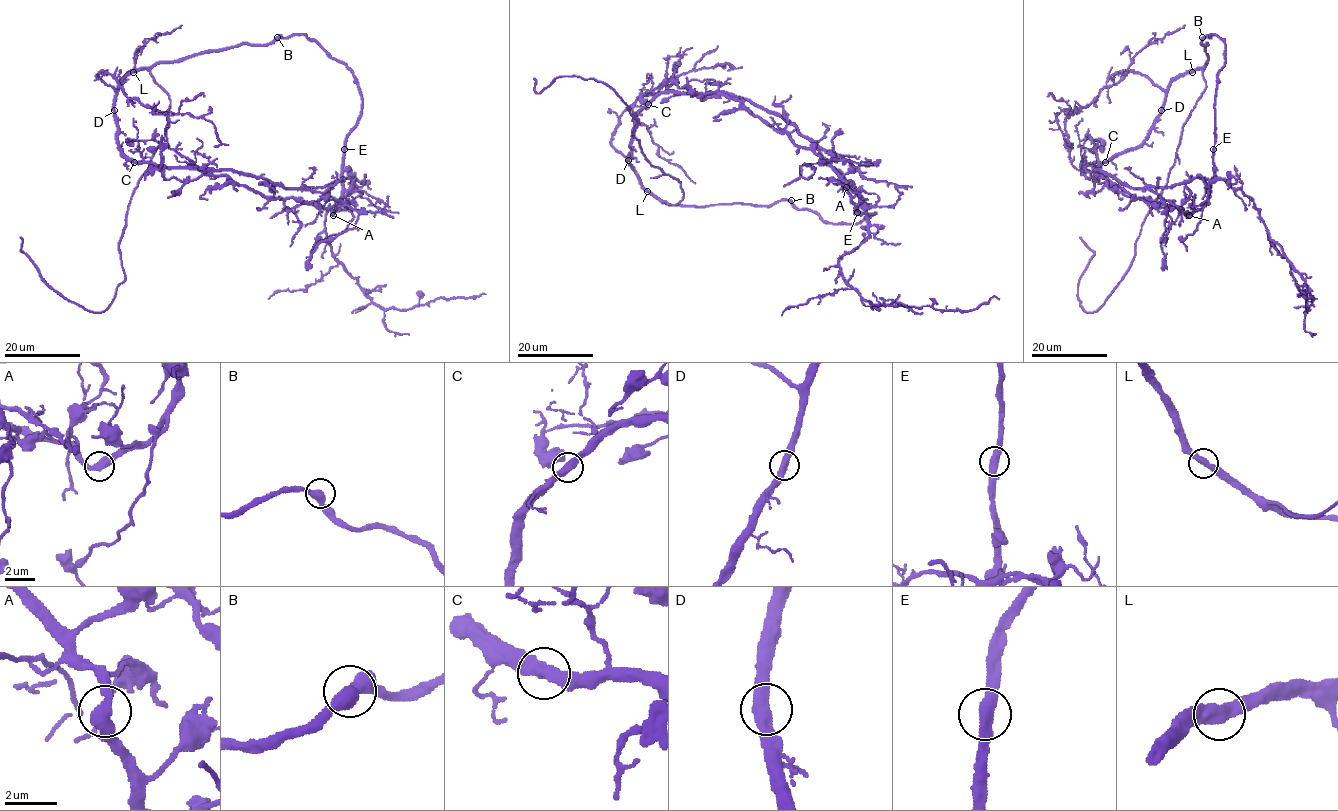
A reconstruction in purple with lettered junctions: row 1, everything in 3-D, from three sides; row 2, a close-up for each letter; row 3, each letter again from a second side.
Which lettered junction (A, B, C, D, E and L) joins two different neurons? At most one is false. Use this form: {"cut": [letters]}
{"cut": []}

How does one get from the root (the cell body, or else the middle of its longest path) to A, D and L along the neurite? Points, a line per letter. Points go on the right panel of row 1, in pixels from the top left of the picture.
A: (1201, 43), (1217, 34), (1225, 44), (1225, 65), (1217, 73), (1214, 96), (1210, 198), (1189, 215)
D: (1201, 43), (1207, 44), (1208, 60), (1201, 68), (1177, 76), (1171, 83), (1161, 110)
L: (1201, 43), (1207, 44), (1208, 60), (1192, 72)

